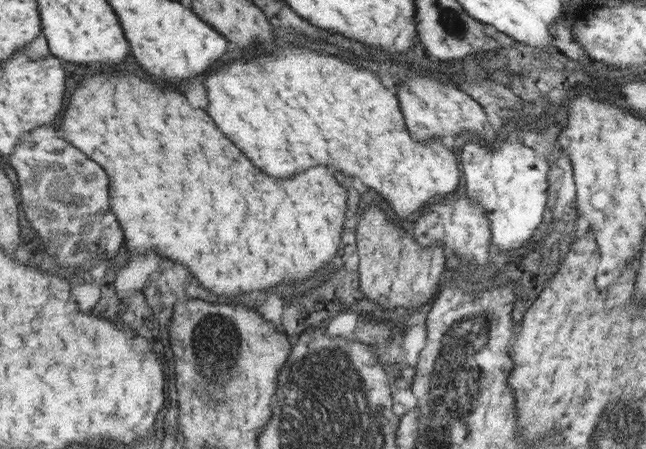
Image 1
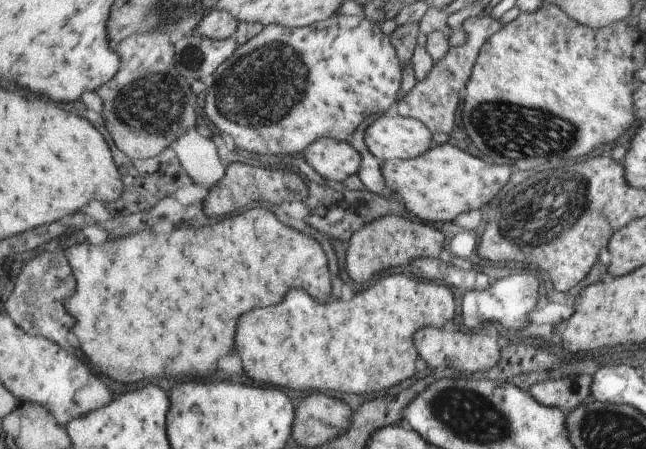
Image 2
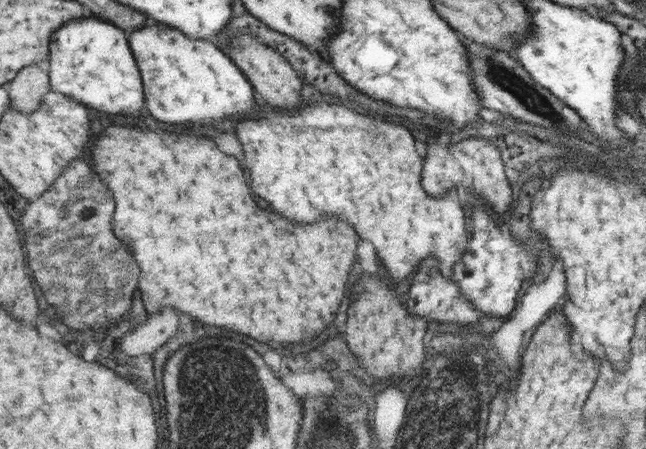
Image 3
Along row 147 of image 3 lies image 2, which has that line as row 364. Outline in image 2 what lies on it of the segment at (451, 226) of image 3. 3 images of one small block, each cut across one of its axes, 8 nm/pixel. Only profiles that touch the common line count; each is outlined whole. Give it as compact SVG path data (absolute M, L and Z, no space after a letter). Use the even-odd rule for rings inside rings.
M392 274L378 278L373 286L356 294L352 300L330 300L318 302L306 290L294 290L286 302L270 308L250 310L238 326L238 356L244 364L244 374L254 382L273 384L290 390L318 390L338 388L348 394L378 392L394 386L414 374L414 362L418 358L412 334L426 327L444 328L456 312L454 296L448 285L434 284L434 281L408 278L404 274Z

